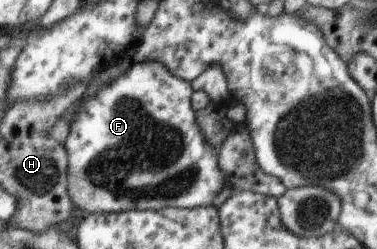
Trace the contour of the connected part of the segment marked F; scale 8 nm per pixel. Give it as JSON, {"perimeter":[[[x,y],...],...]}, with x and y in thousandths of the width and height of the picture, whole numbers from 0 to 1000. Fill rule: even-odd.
{"perimeter":[[[414,245],[347,249],[334,289],[302,313],[281,345],[271,345],[247,386],[218,406],[207,434],[202,434],[196,470],[183,490],[186,534],[167,578],[178,627],[180,771],[199,827],[241,859],[271,859],[316,855],[350,839],[390,847],[440,831],[544,831],[562,819],[568,787],[599,747],[599,731],[581,679],[578,602],[541,554],[538,530],[528,518],[528,502],[520,490],[520,442],[509,434],[504,406],[512,365],[507,325],[491,325],[462,305],[430,253]]]}

